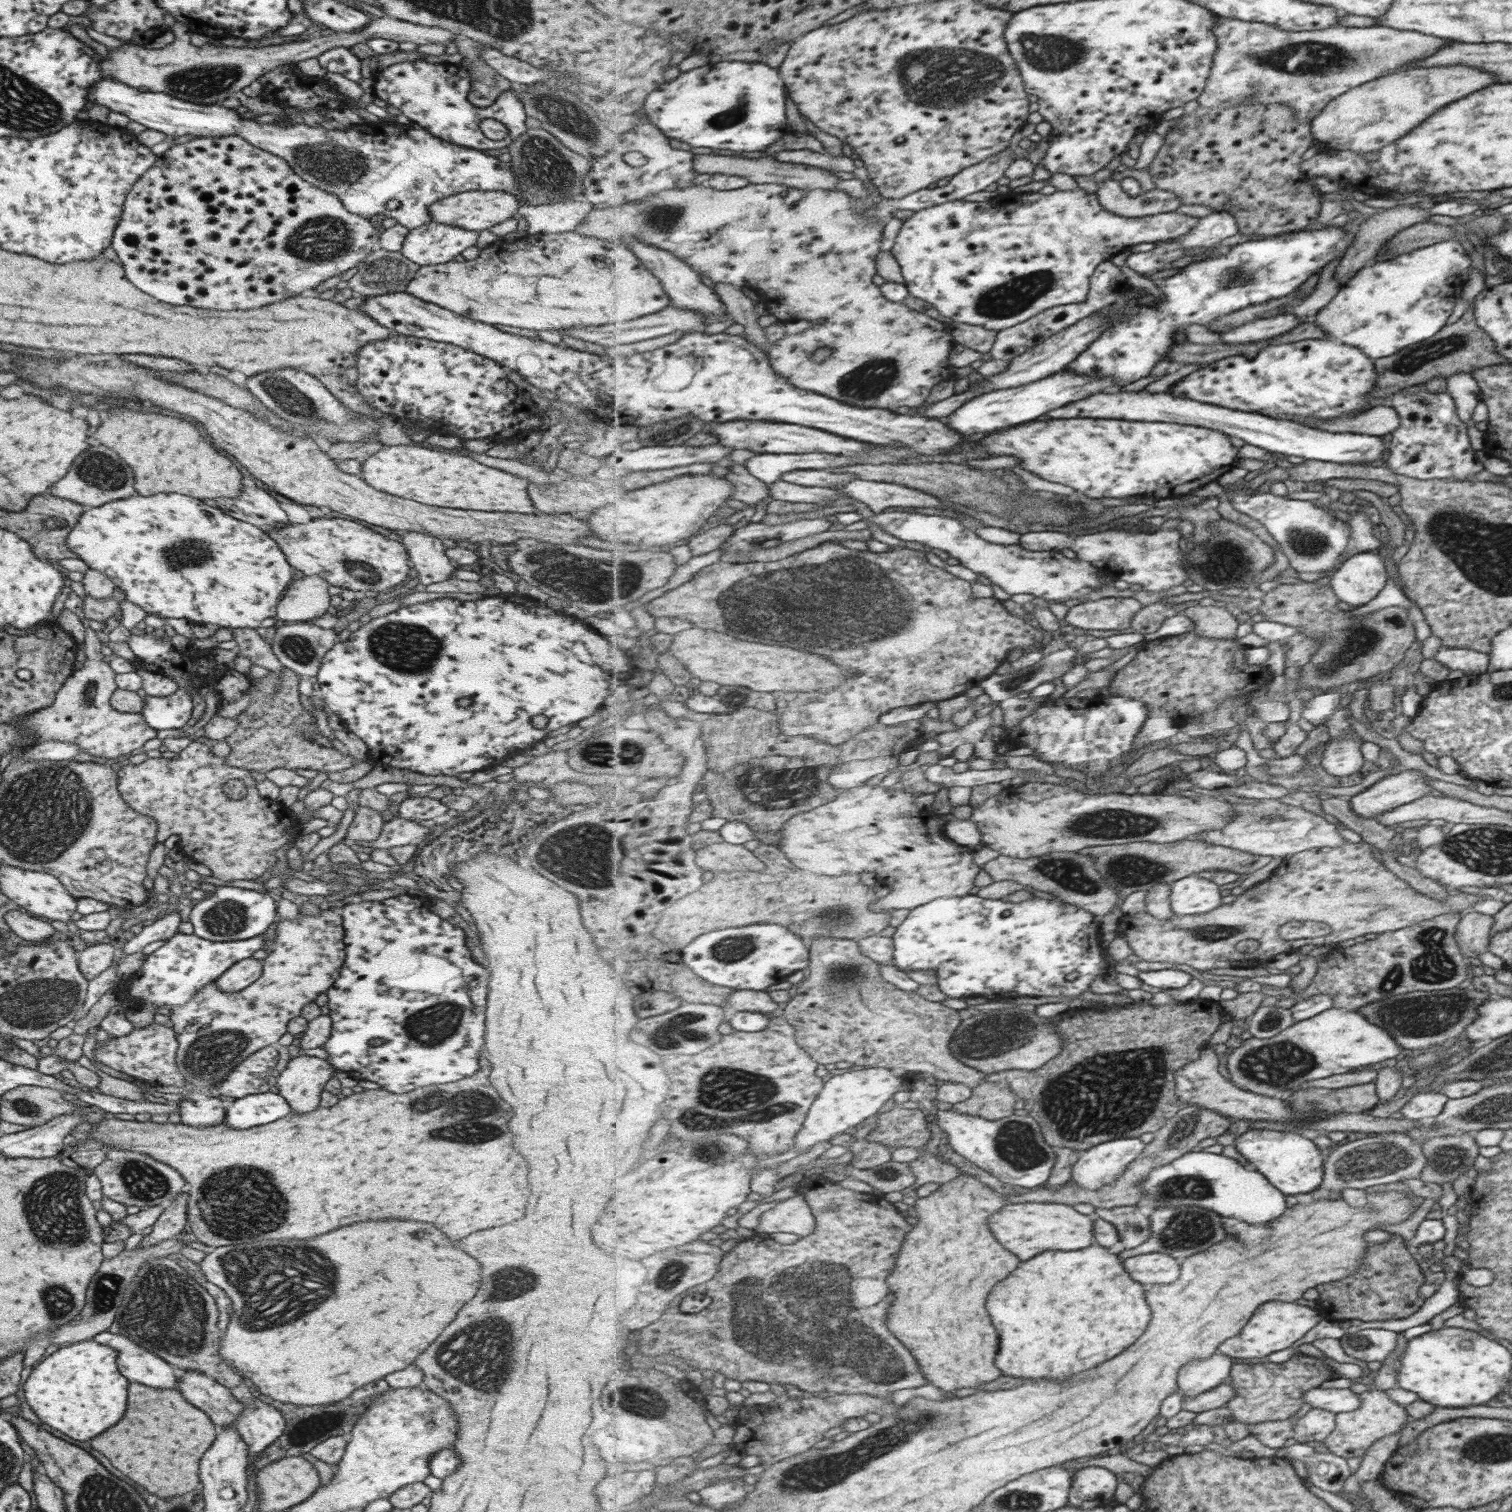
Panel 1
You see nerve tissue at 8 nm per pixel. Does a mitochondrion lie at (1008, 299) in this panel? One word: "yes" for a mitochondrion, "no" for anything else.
yes

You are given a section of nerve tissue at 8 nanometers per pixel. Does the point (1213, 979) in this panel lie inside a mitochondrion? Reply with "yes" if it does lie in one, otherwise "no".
no

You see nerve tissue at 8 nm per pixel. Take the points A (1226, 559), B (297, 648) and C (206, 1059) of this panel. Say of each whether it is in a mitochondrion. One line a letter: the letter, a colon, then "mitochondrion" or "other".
A: mitochondrion
B: mitochondrion
C: mitochondrion

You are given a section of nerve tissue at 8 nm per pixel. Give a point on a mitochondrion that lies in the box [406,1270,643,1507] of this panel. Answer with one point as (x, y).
(469, 1354)

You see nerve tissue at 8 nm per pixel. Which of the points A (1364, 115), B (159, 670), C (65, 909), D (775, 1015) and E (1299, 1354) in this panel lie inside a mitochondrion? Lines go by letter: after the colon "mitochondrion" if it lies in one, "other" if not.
A: other
B: other
C: other
D: other
E: other

